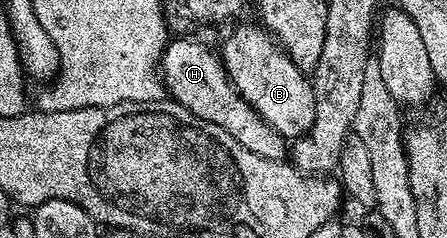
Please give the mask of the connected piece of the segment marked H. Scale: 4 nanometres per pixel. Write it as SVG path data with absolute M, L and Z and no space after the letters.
M175 38L165 47L164 54L161 55L160 74L165 81L166 93L177 103L183 105L191 114L227 130L243 150L251 150L251 154L259 154L259 158L268 160L285 160L287 156L287 138L261 117L261 115L250 106L244 98L237 92L237 87L233 85L233 80L229 76L229 71L225 69L225 61L221 59L216 51L213 52L205 44L200 44L197 38Z

